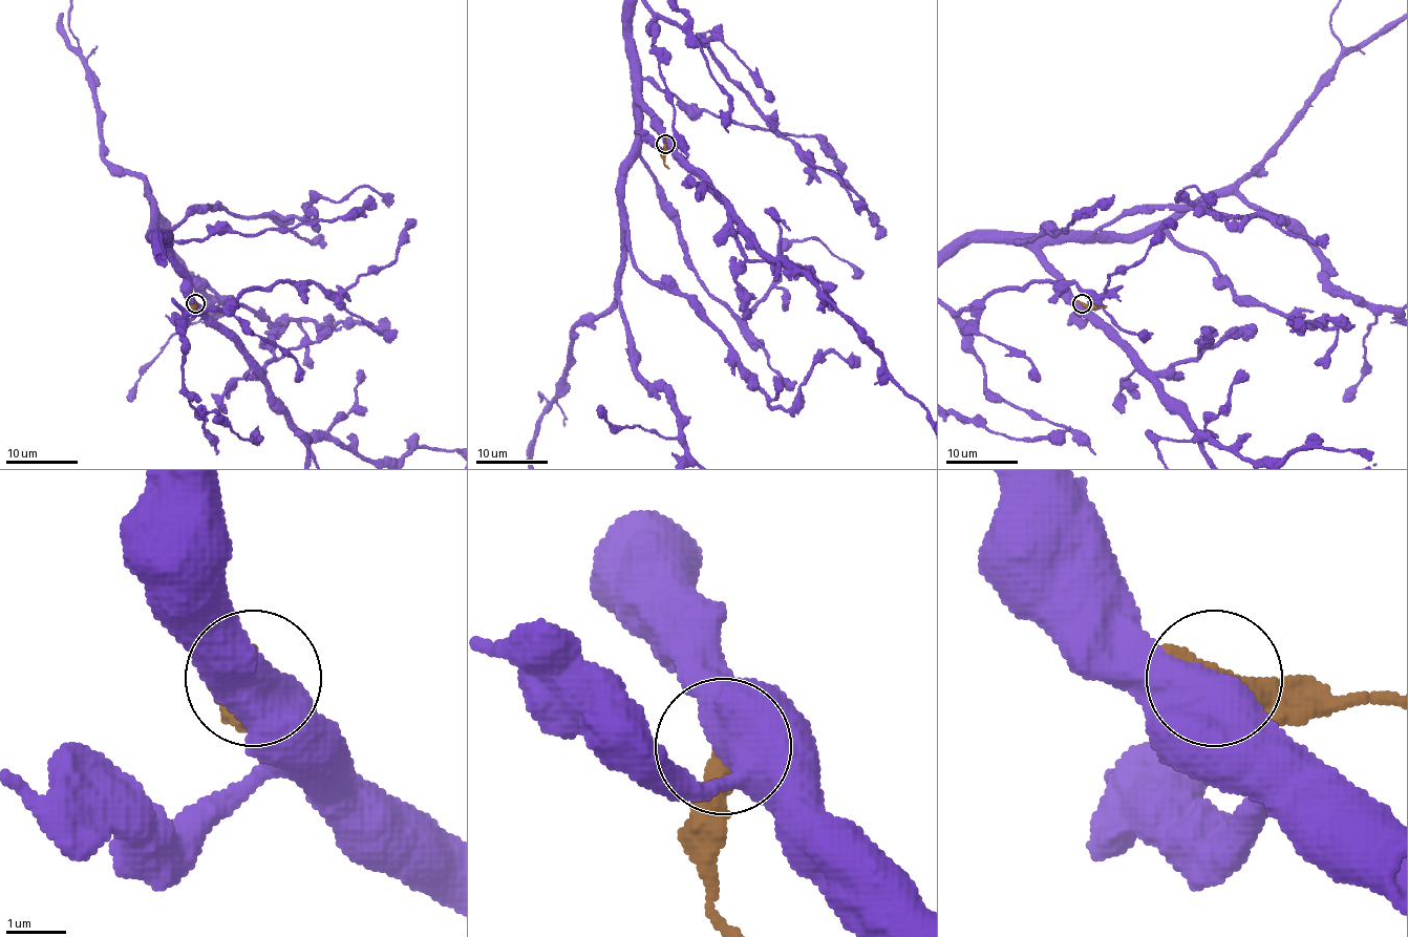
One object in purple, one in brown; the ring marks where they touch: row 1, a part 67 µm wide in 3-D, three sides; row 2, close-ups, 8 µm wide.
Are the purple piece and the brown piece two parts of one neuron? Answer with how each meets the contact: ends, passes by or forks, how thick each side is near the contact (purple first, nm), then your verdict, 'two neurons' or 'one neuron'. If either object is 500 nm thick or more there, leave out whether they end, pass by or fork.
750/460 nm | two neurons

